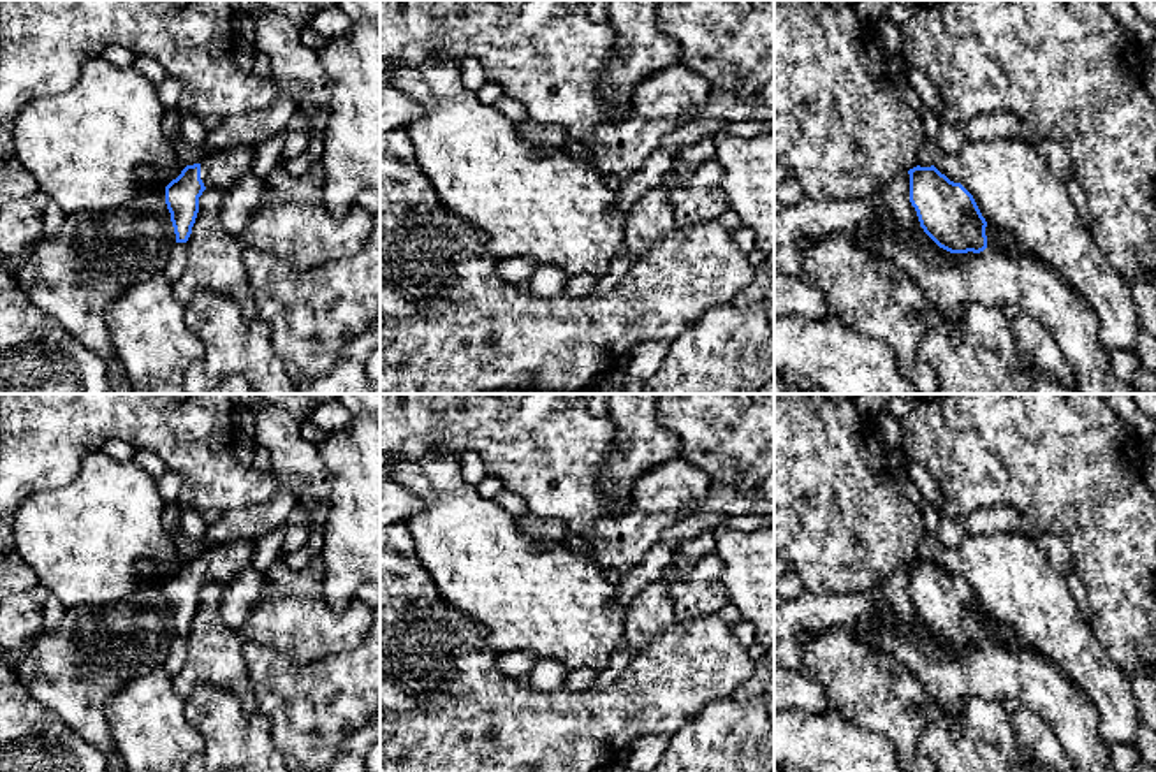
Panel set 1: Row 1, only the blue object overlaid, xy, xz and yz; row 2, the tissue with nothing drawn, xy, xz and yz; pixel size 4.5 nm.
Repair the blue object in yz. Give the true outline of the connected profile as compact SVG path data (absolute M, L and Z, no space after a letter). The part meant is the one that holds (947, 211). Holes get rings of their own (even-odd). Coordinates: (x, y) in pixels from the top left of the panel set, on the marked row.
M934 165L913 167L910 174L910 202L924 232L950 253L980 253L987 248L985 227L973 195L950 181Z

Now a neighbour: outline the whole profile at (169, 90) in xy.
M167 76L158 86L157 95L160 104L165 109L181 109L179 97L181 97L181 83L171 76Z

